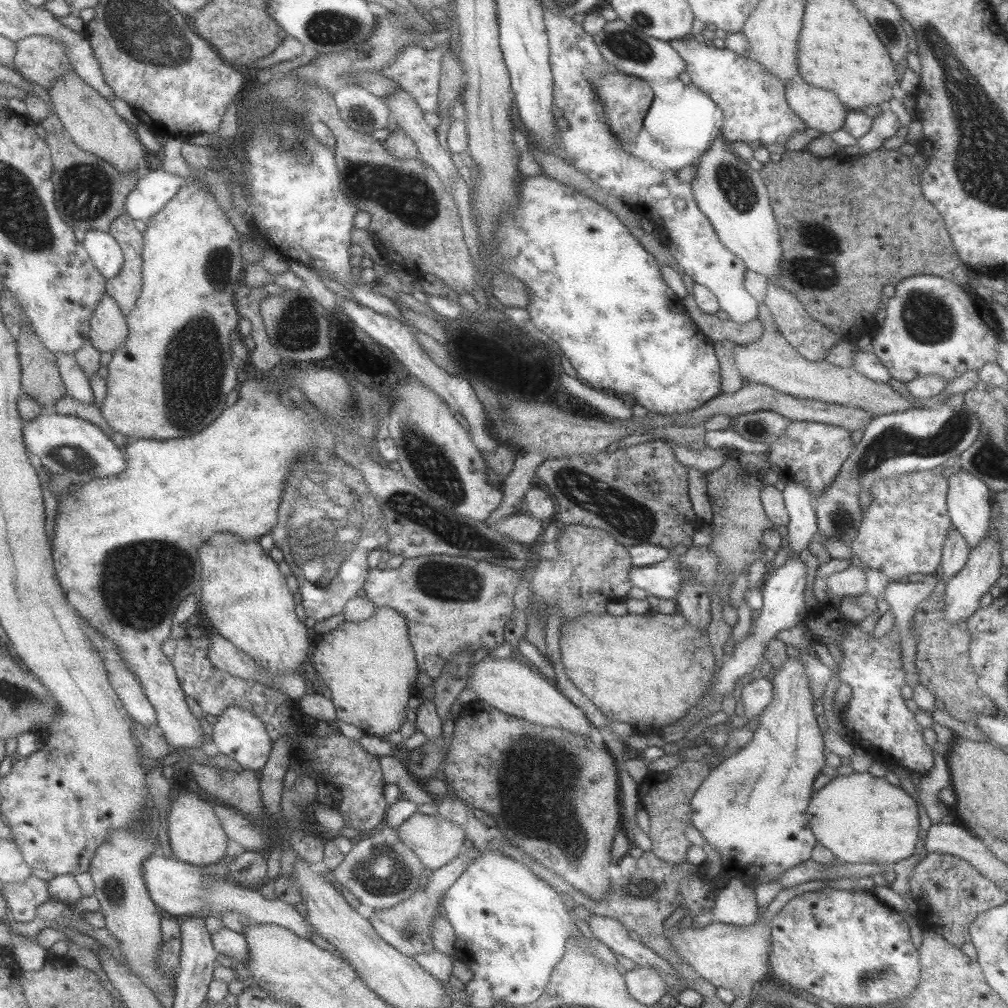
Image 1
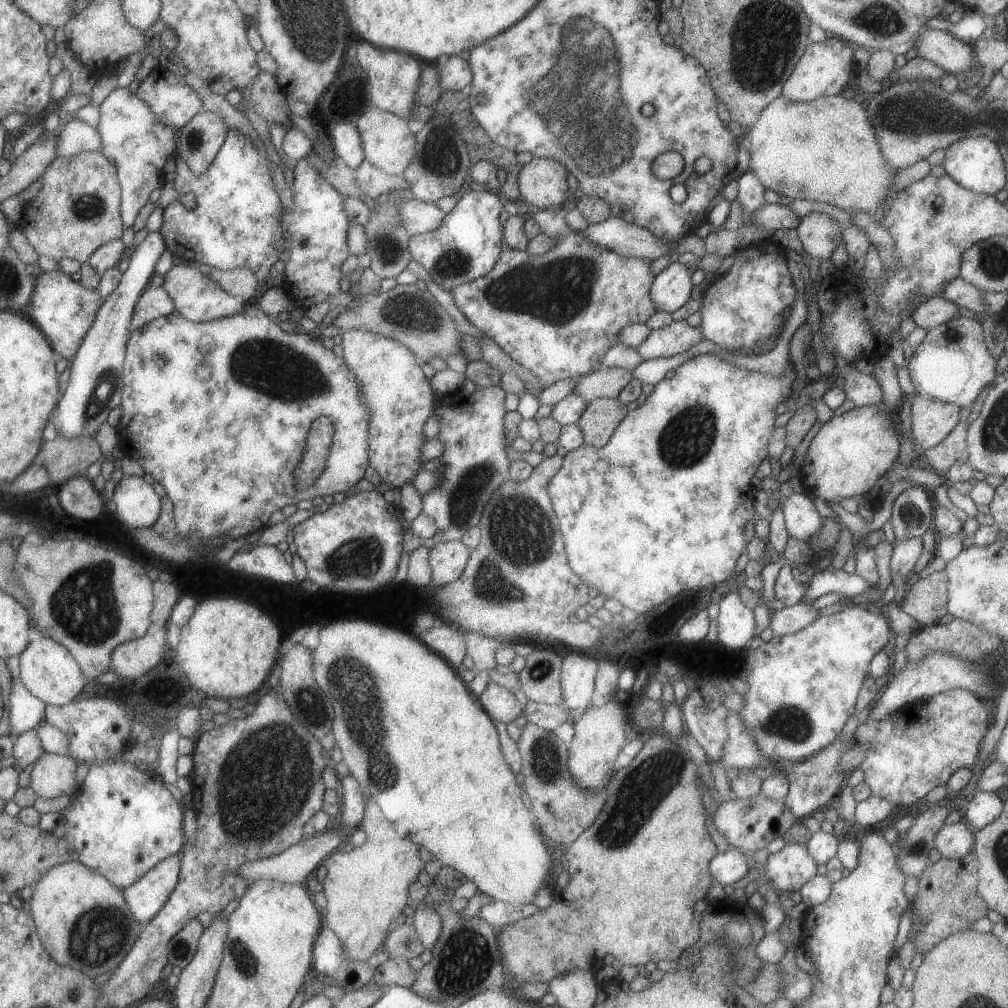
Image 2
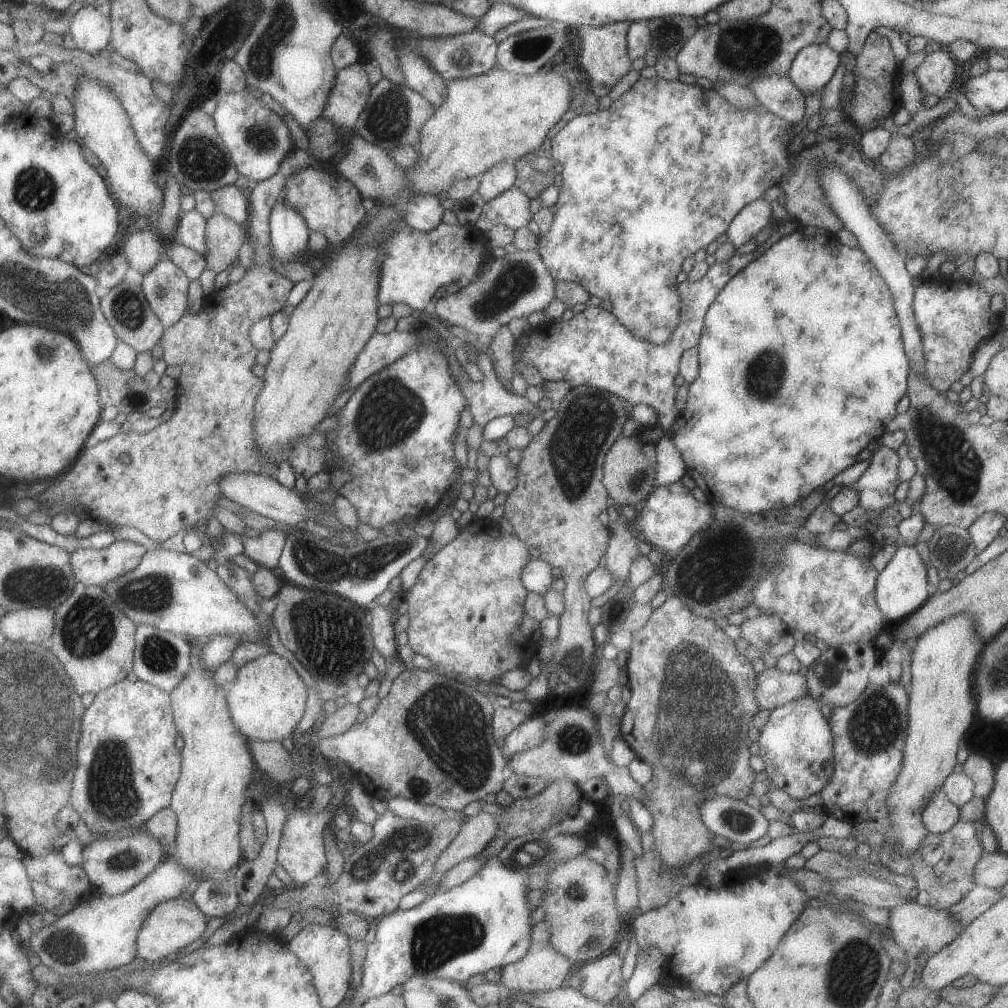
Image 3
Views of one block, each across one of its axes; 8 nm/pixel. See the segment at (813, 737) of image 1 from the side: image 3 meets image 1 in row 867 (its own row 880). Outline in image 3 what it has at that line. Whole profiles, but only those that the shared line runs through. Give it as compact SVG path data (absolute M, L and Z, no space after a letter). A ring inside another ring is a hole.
M781 865L754 866L753 868L745 868L745 870L729 870L728 873L724 873L724 877L717 883L706 882L701 877L695 884L683 886L677 894L673 894L673 896L665 902L665 906L647 912L639 912L636 917L627 924L631 926L631 935L639 949L645 948L645 946L657 946L657 948L663 952L663 956L666 960L669 960L669 964L675 974L681 977L679 980L682 983L682 987L691 990L699 990L699 992L702 992L704 995L716 994L717 996L722 996L725 994L726 990L729 990L729 988L735 984L735 982L739 982L739 980L743 978L748 978L758 966L761 966L761 963L766 958L769 958L769 956L773 954L773 951L777 948L778 942L786 933L787 928L797 920L801 911L806 907L805 904L807 904L809 898L810 896L807 896L807 894L783 872Z

